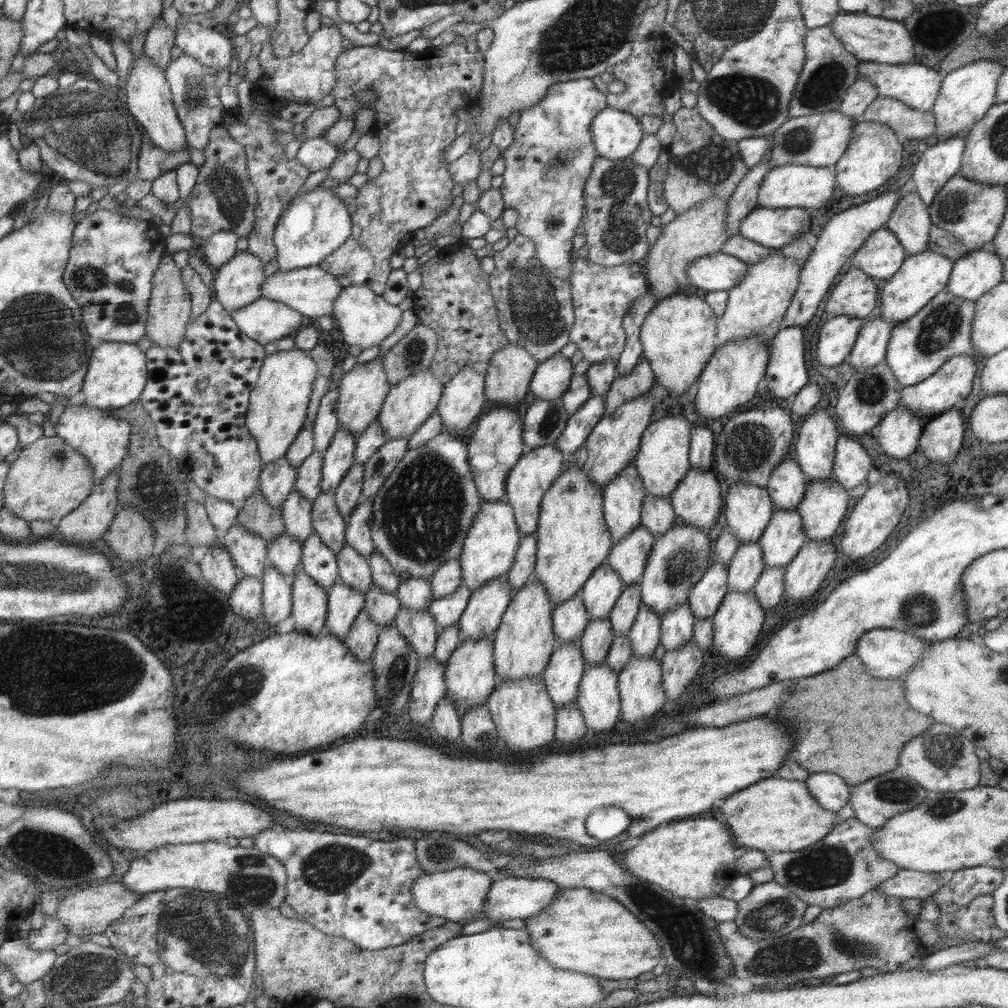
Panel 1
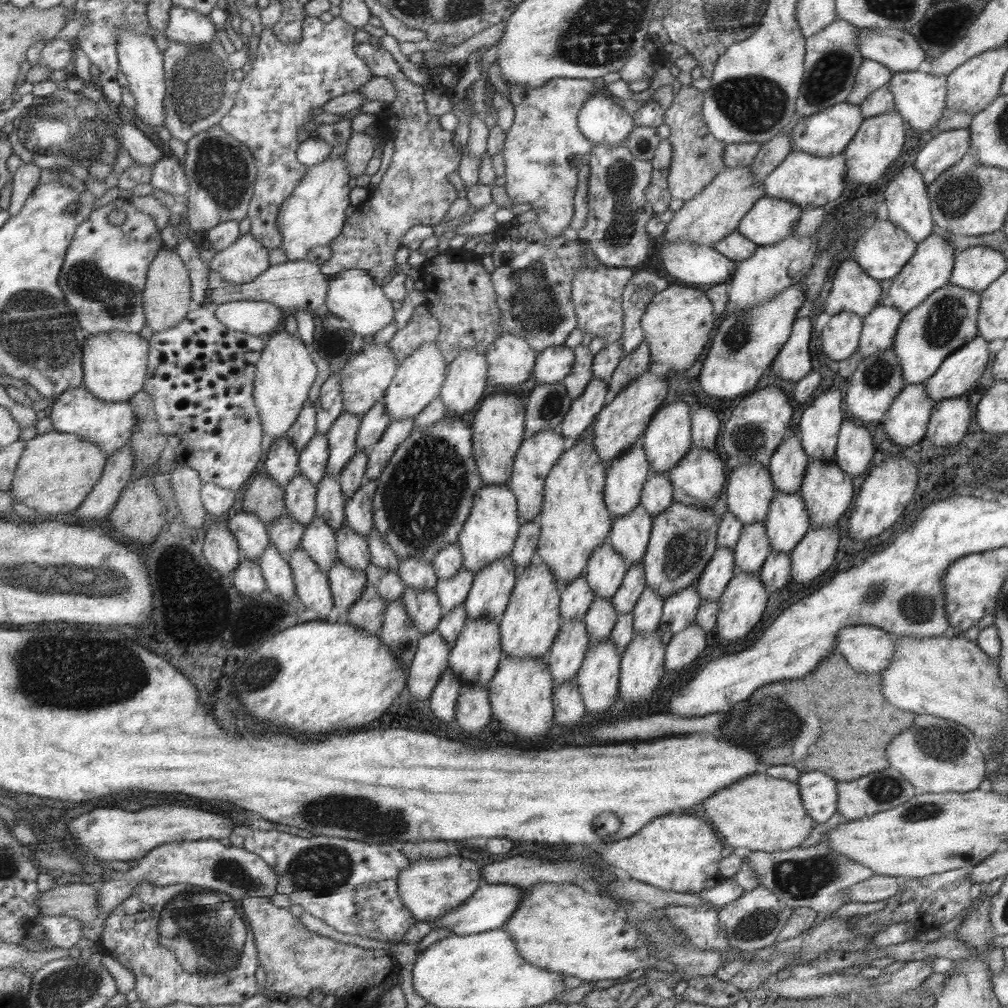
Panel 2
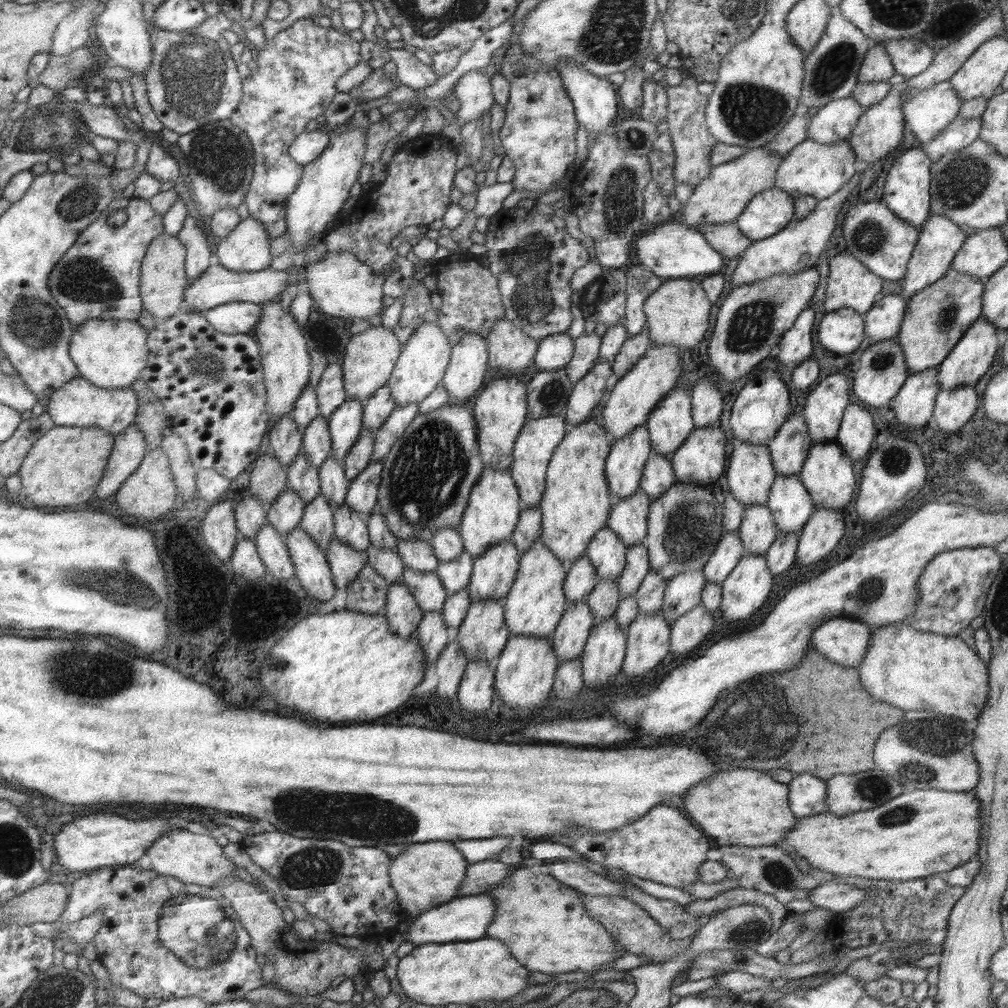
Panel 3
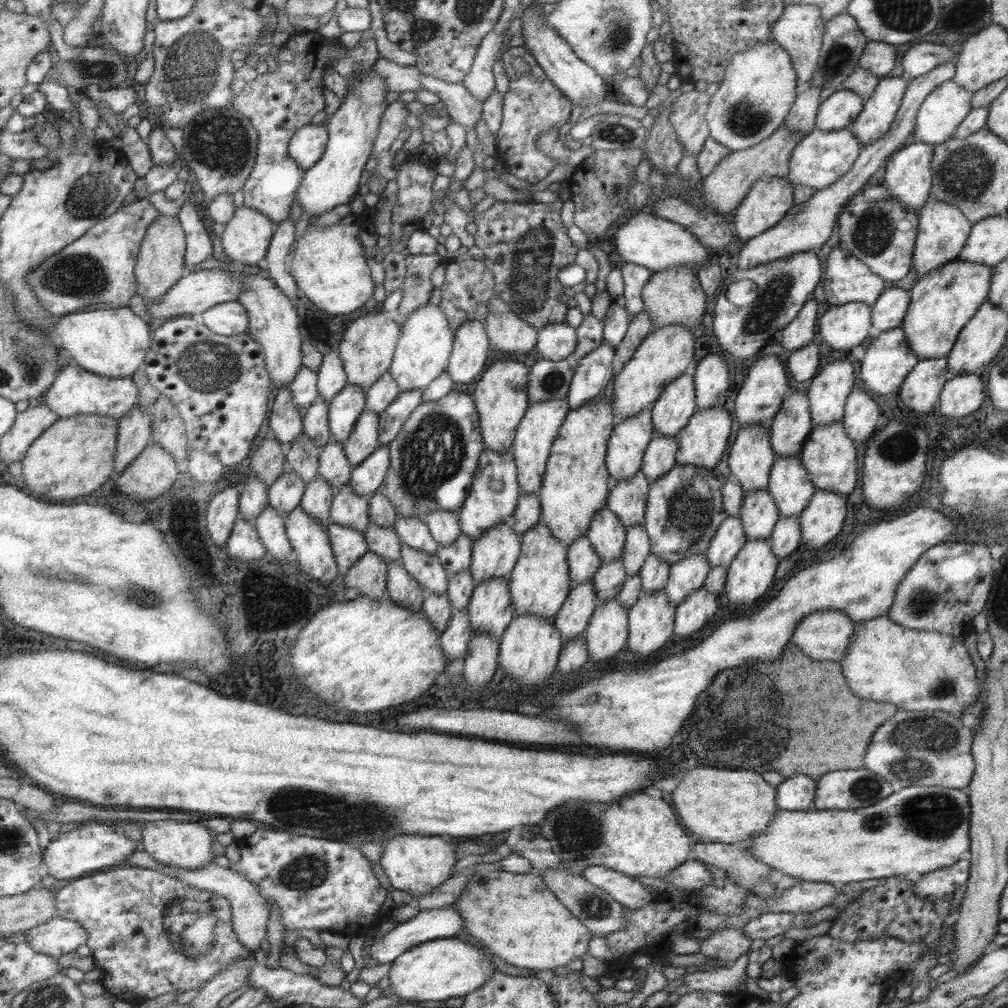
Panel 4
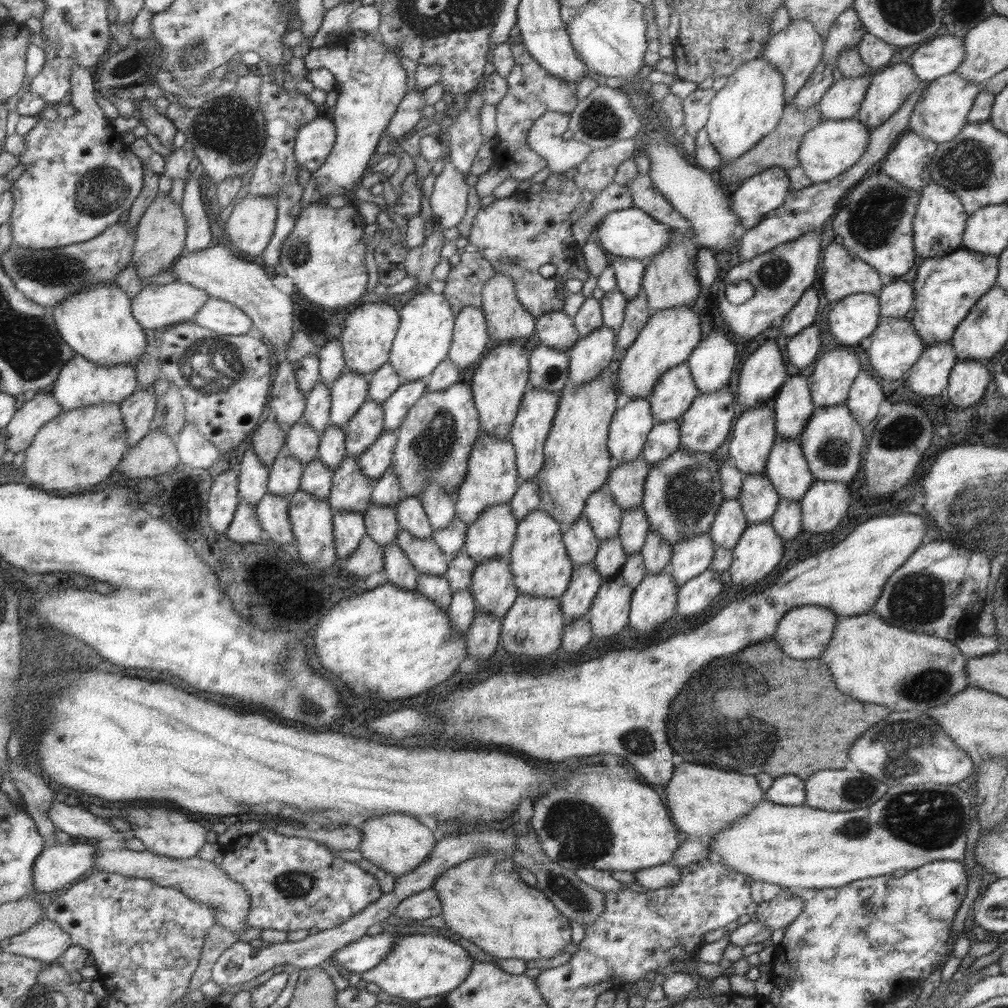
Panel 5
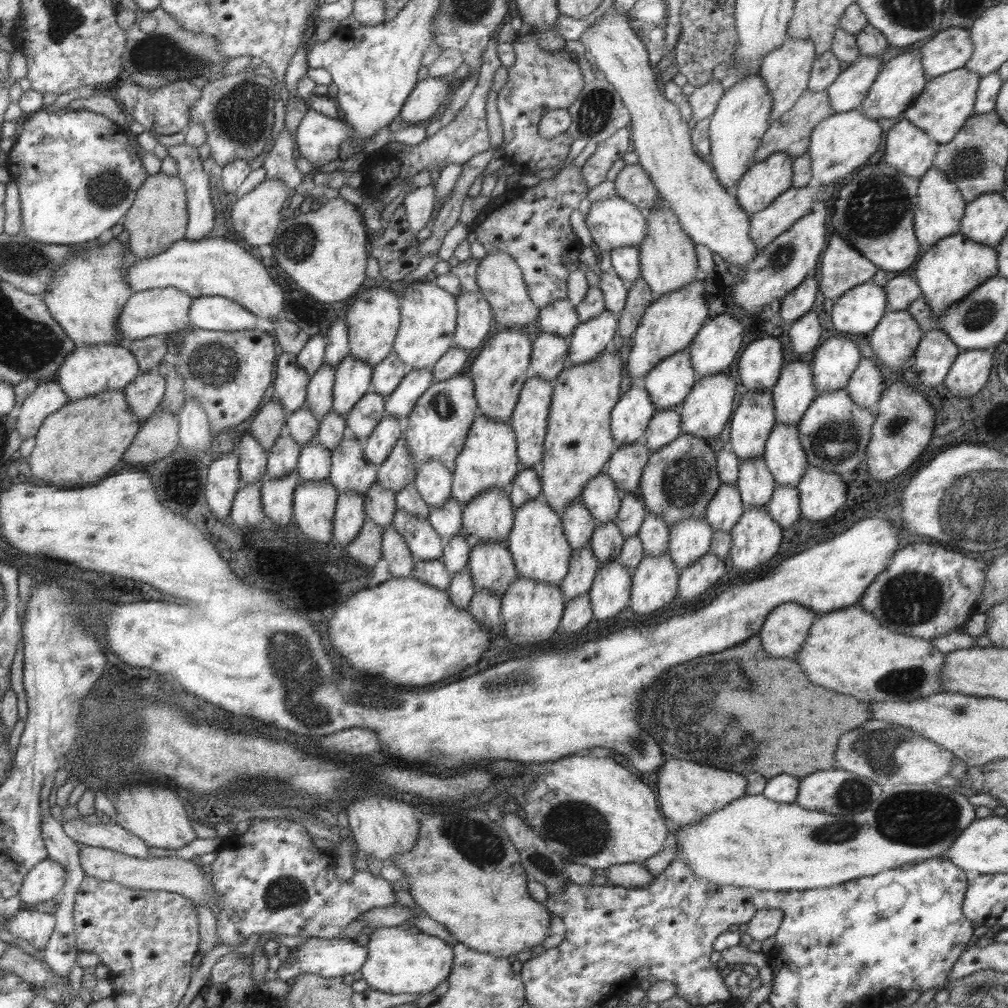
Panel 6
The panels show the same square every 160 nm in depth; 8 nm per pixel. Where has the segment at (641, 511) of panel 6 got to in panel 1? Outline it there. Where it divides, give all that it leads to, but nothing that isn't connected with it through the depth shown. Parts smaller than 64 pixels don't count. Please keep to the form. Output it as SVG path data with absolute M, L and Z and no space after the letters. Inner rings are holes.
M639 583L625 585L607 618L614 637L625 636L629 632L641 605Z

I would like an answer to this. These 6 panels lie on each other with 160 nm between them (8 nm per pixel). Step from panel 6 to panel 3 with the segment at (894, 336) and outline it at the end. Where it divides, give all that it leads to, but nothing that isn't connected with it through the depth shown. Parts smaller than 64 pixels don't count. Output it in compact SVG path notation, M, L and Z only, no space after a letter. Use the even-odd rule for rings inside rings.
M896 336L879 342L871 342L859 356L859 366L855 368L850 392L854 400L864 406L885 406L897 394L903 381L909 375L910 372Z

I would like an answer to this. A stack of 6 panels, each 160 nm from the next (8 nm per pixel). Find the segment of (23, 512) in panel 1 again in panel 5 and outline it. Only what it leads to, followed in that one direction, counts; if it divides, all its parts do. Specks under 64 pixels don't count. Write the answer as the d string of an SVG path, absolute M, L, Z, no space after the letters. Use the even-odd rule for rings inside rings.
M102 402L73 410L62 410L55 418L39 427L29 446L24 450L25 460L21 468L25 476L41 490L47 492L55 490L65 495L79 494L89 490L93 484L105 480L113 472L122 454L128 449L127 439L120 406L117 403Z

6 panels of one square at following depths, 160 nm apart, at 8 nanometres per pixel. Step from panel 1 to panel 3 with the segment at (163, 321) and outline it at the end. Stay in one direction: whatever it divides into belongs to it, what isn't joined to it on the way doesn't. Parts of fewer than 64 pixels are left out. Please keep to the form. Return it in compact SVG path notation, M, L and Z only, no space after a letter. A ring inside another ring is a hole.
M165 232L158 234L147 245L140 266L140 286L142 308L155 319L155 321L169 318L182 310L183 291L187 286L188 278L184 271L185 247L175 235Z

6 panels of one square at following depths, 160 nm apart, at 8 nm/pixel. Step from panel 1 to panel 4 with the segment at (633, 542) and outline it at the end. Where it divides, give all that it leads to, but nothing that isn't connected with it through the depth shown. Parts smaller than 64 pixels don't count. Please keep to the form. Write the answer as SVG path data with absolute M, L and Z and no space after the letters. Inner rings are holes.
M639 469L631 478L611 481L605 508L615 514L621 526L641 526L650 482Z

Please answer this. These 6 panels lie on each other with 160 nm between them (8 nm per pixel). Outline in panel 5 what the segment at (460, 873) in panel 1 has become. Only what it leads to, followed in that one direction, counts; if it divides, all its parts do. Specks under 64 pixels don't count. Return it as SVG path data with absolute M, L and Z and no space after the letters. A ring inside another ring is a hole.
M405 814L371 815L362 822L359 830L362 835L356 850L361 858L389 872L395 879L413 870L437 842L425 826Z

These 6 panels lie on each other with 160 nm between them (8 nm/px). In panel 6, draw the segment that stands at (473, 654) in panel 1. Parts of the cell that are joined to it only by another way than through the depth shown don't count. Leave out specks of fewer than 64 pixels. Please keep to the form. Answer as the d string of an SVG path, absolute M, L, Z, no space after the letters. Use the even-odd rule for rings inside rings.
M483 541L468 552L467 567L477 589L501 595L518 577L505 541Z

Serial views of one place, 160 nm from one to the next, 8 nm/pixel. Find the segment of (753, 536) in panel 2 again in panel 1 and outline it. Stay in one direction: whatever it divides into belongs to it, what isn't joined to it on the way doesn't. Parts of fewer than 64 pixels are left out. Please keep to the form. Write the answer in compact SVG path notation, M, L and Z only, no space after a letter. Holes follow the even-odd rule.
M757 541L740 544L727 564L727 588L729 591L752 590L759 573L765 569L761 548Z

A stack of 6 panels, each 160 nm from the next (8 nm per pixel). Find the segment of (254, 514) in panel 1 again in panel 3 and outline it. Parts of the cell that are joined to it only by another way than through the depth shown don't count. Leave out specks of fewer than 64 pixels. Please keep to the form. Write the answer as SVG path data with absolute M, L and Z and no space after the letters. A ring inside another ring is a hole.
M268 452L264 455L259 453L249 471L248 493L253 494L267 508L285 490L286 469L280 467L278 458Z

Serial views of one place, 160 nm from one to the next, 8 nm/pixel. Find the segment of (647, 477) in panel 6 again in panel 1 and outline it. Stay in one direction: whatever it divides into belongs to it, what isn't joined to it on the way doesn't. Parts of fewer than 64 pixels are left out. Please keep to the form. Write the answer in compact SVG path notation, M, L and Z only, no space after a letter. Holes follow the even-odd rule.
M679 519L675 524L654 539L651 552L641 573L639 583L640 599L643 605L648 606L659 616L687 601L690 588L701 578L706 571L709 558L709 537L703 530L695 526L687 526Z

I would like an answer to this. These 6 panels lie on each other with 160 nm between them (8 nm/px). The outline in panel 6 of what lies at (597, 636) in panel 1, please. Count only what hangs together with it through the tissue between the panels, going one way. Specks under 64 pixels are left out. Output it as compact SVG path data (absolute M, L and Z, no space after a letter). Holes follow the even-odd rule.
M605 522L605 524L596 524L587 544L591 547L598 564L605 564L609 560L616 559L623 541L624 536L614 522Z

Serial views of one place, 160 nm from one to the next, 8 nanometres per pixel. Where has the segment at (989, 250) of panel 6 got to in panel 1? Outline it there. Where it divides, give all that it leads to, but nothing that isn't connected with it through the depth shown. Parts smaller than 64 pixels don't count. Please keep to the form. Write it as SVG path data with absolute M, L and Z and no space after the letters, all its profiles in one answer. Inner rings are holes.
M943 288L919 312L898 322L891 329L884 360L897 382L903 387L913 386L930 377L948 358L959 355L977 356L970 339L973 317L973 302L949 294Z

